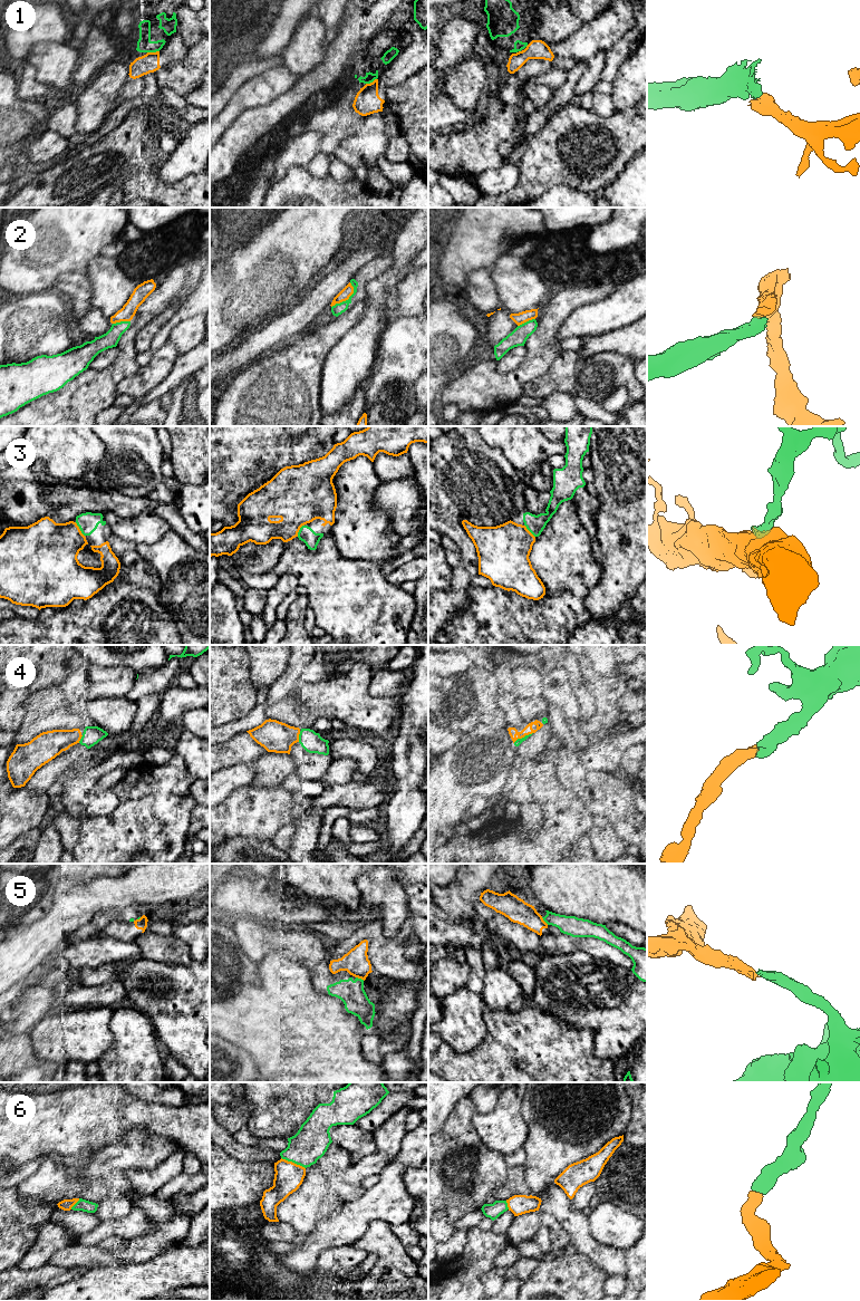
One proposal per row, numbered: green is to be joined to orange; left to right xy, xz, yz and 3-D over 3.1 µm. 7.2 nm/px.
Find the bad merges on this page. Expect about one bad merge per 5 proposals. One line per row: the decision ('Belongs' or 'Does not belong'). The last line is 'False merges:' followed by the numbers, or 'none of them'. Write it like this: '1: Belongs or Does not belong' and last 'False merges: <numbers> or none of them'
1: Does not belong
2: Does not belong
3: Belongs
4: Belongs
5: Does not belong
6: Belongs
False merges: 1, 2, 5

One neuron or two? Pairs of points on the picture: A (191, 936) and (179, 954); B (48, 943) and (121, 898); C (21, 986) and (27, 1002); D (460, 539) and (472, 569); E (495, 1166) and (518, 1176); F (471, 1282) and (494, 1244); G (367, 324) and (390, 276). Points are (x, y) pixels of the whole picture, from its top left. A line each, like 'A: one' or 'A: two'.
A: two
B: one
C: two
D: one
E: two
F: one
G: one

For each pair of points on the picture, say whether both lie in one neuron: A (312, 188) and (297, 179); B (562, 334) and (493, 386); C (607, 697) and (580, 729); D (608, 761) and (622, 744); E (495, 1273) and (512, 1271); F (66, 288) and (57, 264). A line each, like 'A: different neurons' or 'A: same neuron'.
A: same neuron
B: different neurons
C: same neuron
D: same neuron
E: different neurons
F: different neurons

